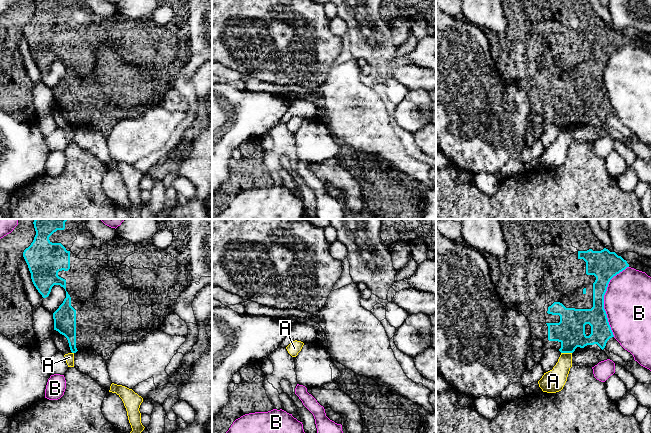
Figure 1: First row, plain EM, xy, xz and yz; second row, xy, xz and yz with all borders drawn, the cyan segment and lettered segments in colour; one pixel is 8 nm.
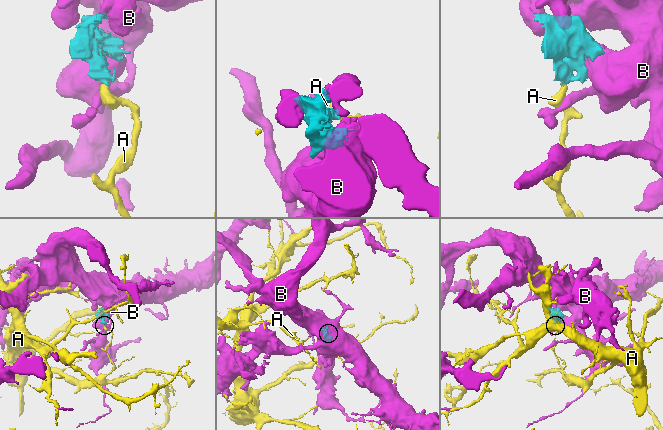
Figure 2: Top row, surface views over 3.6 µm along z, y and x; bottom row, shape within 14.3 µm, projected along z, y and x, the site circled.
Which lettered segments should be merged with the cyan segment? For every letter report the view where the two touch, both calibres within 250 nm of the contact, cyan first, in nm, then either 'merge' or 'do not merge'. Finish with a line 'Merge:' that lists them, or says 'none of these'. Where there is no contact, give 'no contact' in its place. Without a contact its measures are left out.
A: yz | 240/180 nm | do not merge
B: yz | 200/380 nm | do not merge
Merge: none of these

